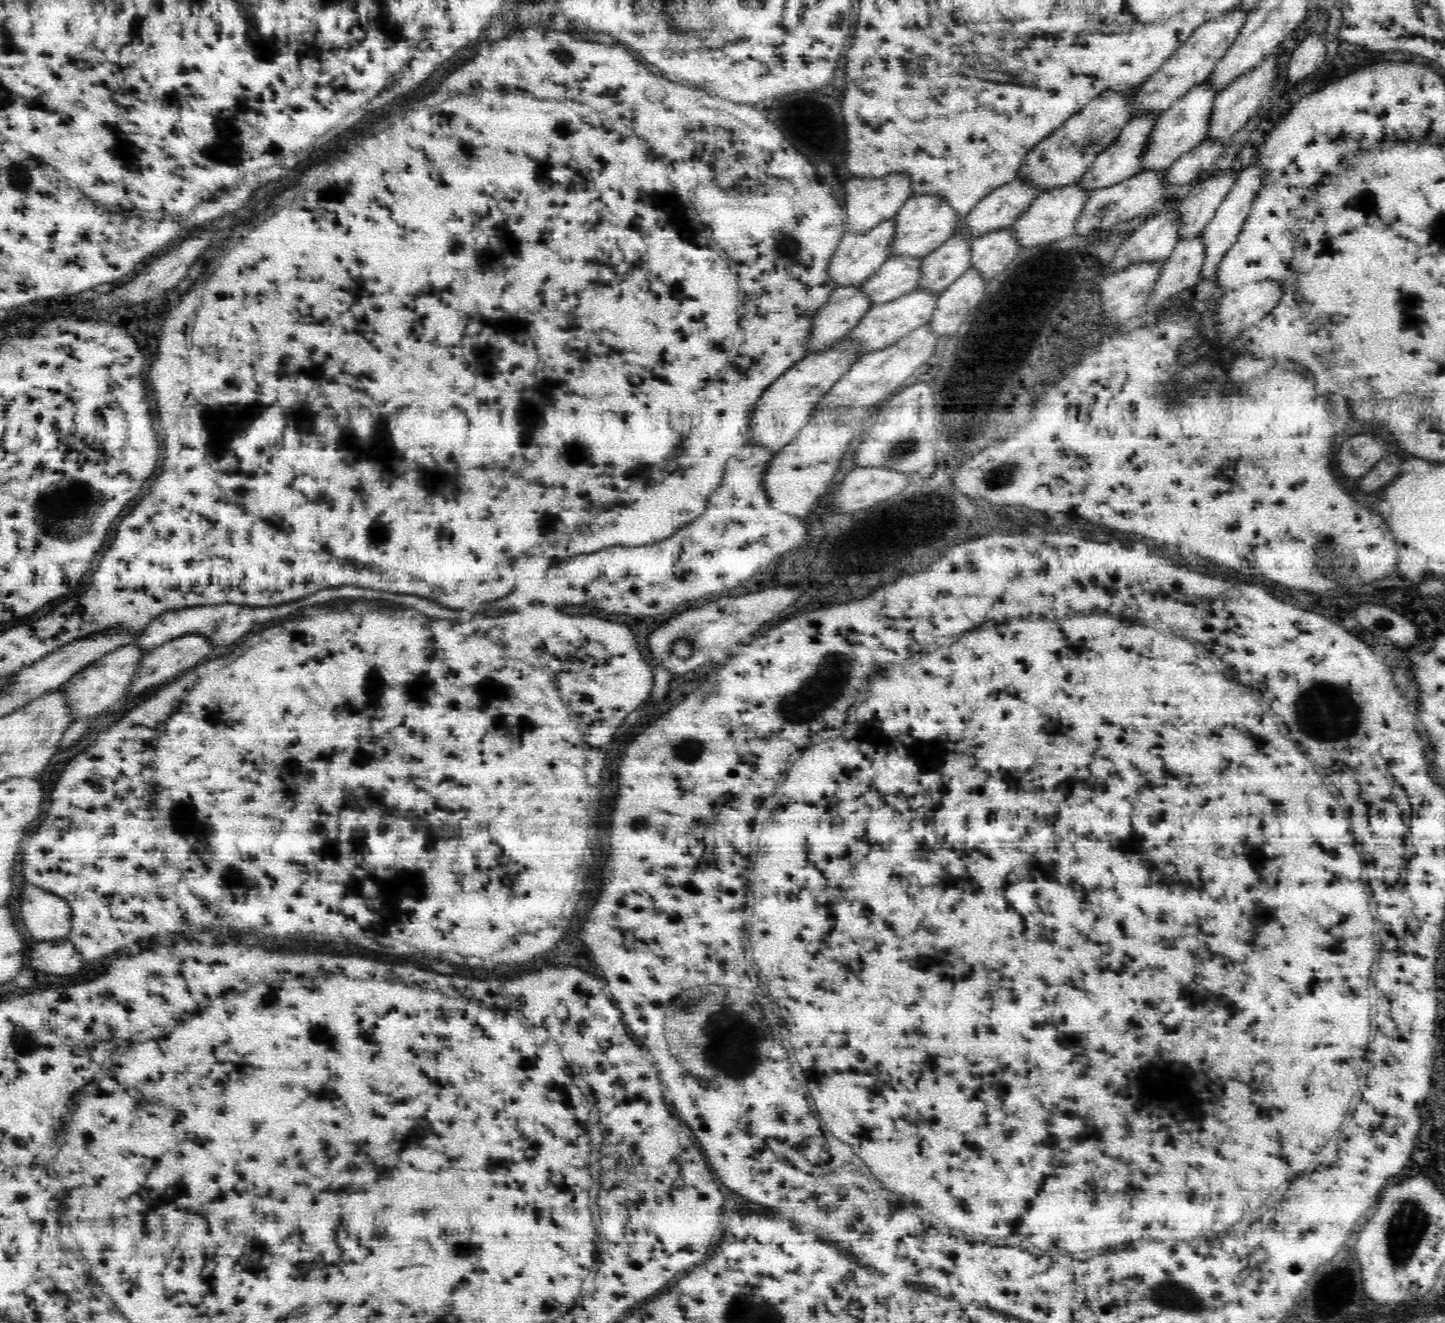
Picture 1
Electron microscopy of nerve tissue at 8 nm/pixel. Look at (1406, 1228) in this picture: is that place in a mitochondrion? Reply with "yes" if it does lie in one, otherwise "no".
yes

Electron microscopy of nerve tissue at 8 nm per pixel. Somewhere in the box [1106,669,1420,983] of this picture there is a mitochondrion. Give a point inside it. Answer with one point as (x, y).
(1324, 710)

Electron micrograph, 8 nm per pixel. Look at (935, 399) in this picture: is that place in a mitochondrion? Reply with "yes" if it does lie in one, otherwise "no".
no

